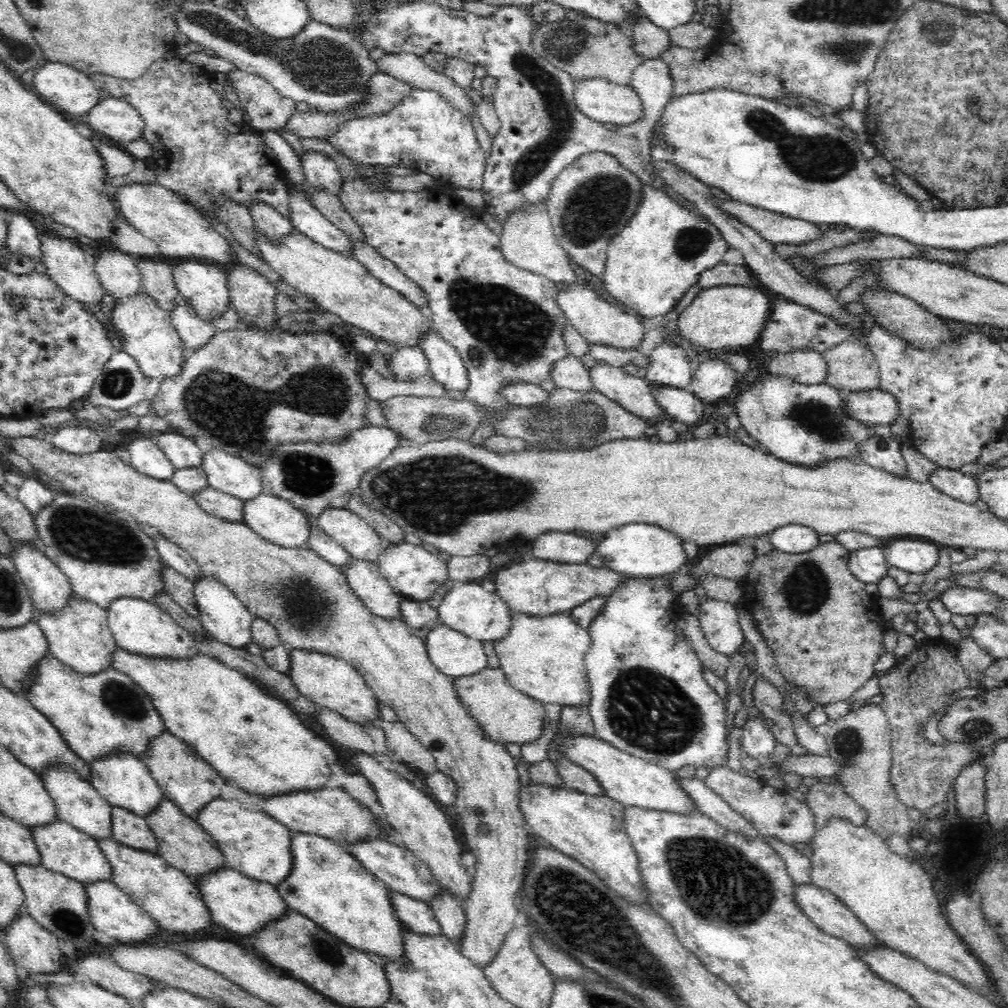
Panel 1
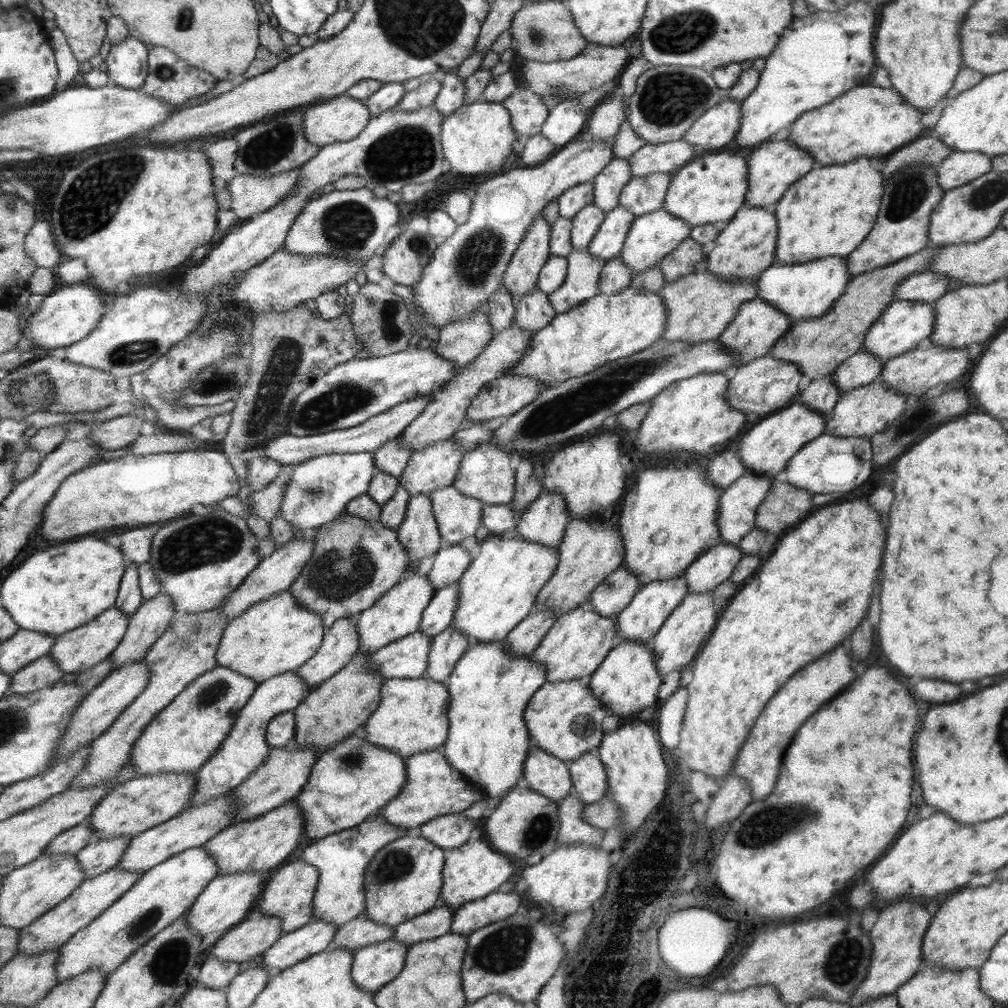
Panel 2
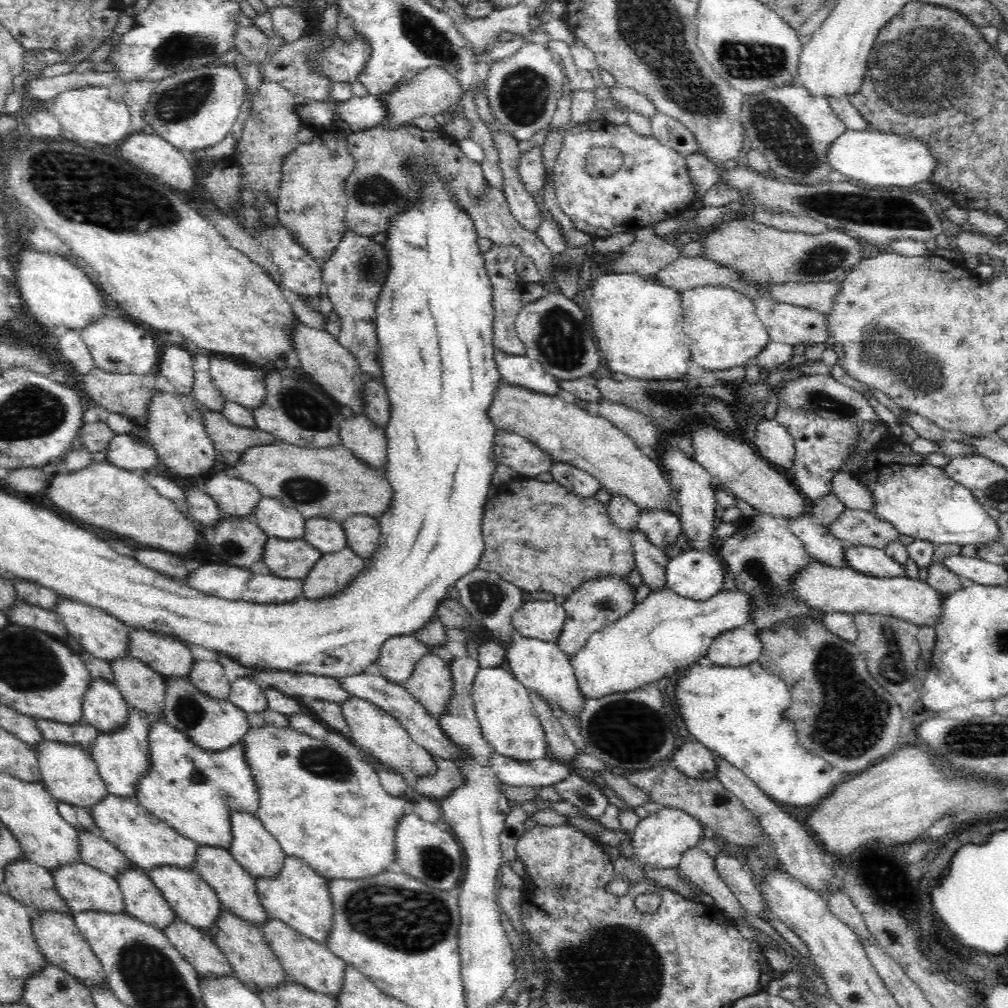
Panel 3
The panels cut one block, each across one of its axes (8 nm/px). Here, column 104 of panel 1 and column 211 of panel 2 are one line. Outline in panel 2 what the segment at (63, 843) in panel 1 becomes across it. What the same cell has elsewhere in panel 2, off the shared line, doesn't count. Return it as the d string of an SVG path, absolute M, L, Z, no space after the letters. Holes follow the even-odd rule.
M201 846L188 848L167 858L164 862L149 868L130 887L122 897L110 905L101 915L98 915L88 926L77 930L62 947L56 965L57 983L74 978L87 970L103 970L107 977L112 974L131 954L134 954L148 939L154 938L161 930L170 926L177 918L185 914L194 905L196 898L206 888L206 885L218 876L218 867L213 856Z

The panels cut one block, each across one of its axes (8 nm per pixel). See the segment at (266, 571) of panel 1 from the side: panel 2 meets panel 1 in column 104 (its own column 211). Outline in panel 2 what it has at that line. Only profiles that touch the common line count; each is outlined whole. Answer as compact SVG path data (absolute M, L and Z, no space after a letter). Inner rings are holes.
M198 448L192 451L147 455L128 453L117 459L93 463L66 477L53 494L52 500L47 502L43 509L43 518L37 530L40 530L40 536L44 540L54 540L54 542L66 542L76 536L84 536L98 530L124 528L122 530L124 532L152 522L166 522L180 516L186 517L191 513L194 504L208 506L228 497L236 497L238 491L238 475L223 452Z

